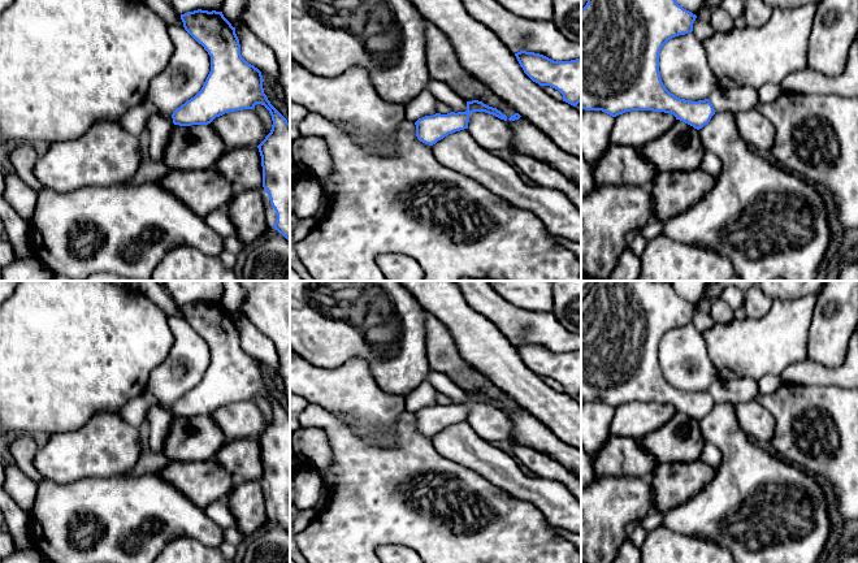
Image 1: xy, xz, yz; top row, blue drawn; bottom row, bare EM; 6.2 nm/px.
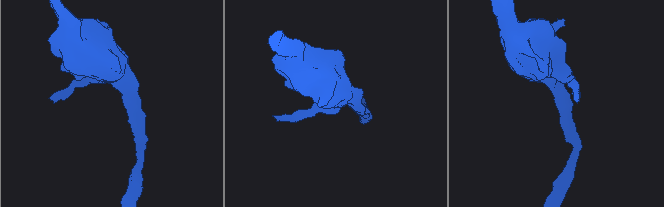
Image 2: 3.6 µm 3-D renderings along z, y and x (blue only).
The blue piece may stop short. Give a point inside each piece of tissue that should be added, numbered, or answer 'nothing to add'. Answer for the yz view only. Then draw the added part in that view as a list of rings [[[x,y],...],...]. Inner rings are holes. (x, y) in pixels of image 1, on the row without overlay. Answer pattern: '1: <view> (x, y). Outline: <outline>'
nothing to add

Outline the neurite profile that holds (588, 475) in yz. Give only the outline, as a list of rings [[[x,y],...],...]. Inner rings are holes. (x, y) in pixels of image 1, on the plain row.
[[[581,445],[581,489],[597,480],[598,475],[594,472],[592,456],[584,450]]]

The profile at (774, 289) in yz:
[[[759,281],[758,286],[772,299],[793,299],[816,293],[826,281]]]

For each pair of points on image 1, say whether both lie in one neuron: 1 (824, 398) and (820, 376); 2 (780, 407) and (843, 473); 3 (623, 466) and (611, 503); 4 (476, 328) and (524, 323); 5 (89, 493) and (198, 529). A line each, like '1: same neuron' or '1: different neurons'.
1: different neurons
2: same neuron
3: different neurons
4: different neurons
5: same neuron

